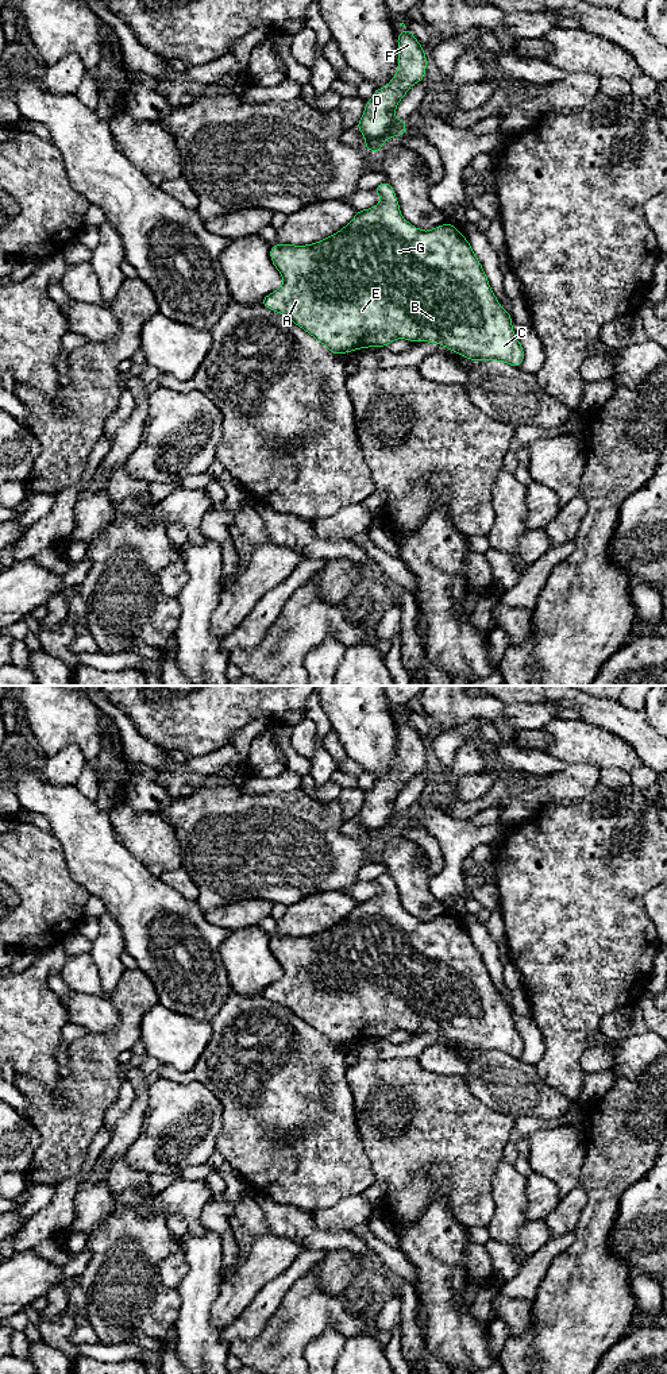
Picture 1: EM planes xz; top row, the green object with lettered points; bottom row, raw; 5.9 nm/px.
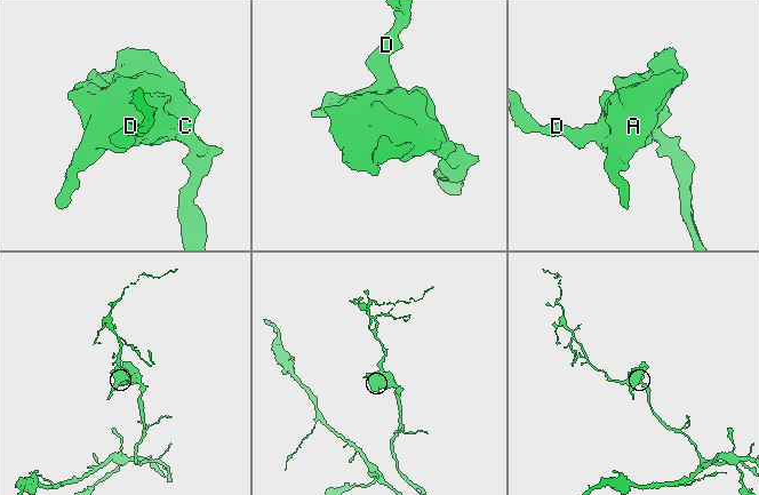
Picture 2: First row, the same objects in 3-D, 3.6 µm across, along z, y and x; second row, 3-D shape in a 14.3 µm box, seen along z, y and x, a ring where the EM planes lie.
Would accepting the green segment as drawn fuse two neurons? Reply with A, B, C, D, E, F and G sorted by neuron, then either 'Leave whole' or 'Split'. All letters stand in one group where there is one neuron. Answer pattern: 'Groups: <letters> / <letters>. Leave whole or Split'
Groups: A B C D E F G. Leave whole

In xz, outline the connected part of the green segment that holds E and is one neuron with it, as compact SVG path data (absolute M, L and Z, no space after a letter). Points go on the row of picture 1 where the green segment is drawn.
M388 181L373 190L381 196L381 202L358 211L344 228L329 238L306 246L270 247L271 262L284 277L284 285L261 304L285 314L336 355L408 339L442 344L470 360L498 360L520 367L524 350L513 332L510 313L501 308L491 292L469 240L448 221L431 231L413 227L401 216L396 193Z

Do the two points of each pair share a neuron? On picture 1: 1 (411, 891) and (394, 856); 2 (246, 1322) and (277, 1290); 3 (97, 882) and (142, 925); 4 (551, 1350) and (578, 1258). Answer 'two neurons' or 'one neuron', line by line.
1: one neuron
2: one neuron
3: one neuron
4: one neuron

